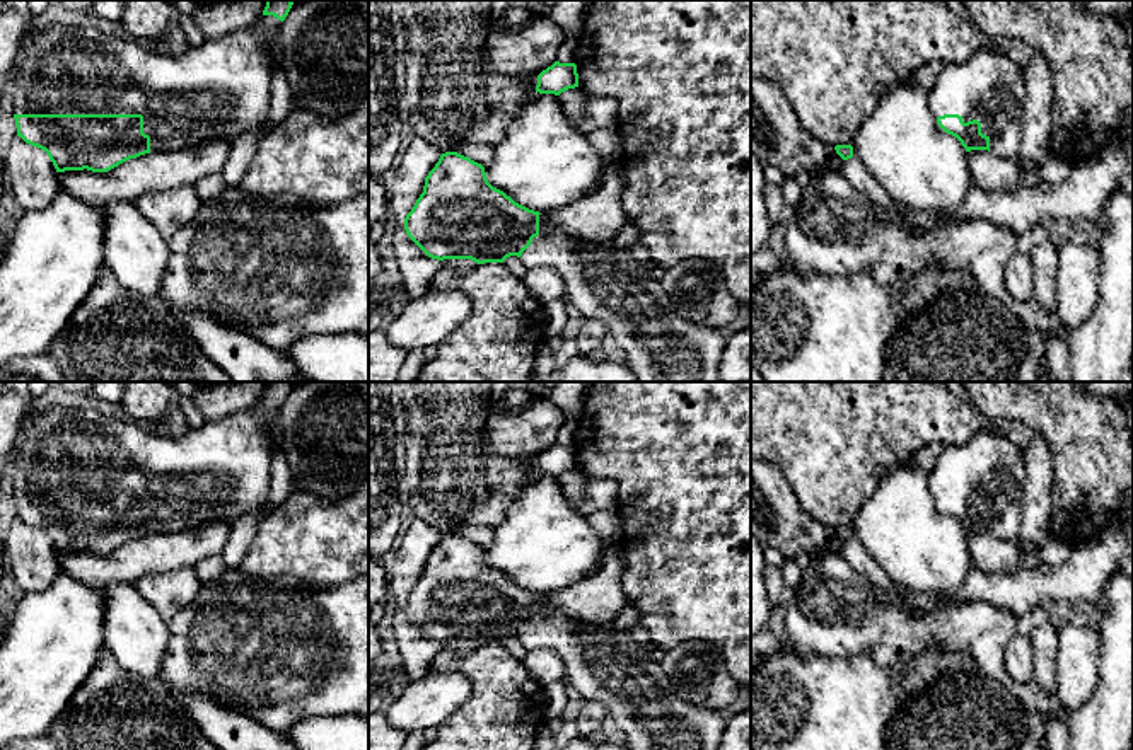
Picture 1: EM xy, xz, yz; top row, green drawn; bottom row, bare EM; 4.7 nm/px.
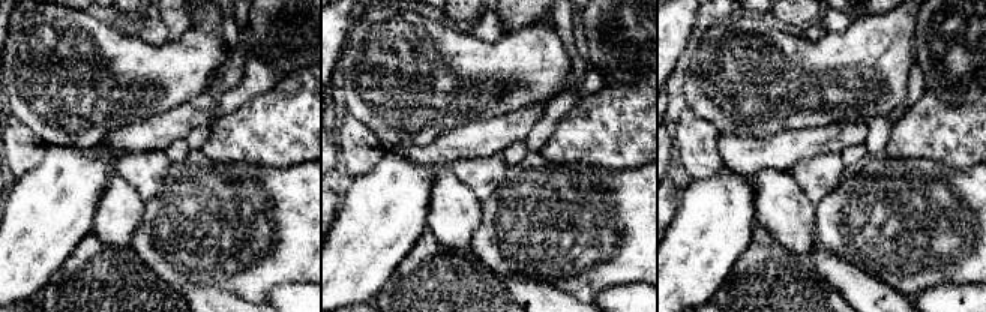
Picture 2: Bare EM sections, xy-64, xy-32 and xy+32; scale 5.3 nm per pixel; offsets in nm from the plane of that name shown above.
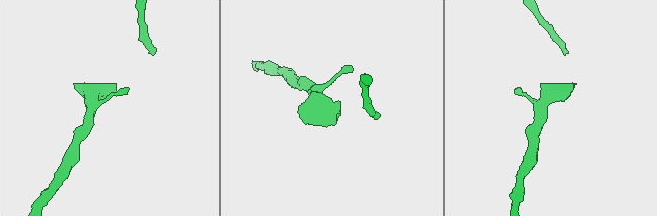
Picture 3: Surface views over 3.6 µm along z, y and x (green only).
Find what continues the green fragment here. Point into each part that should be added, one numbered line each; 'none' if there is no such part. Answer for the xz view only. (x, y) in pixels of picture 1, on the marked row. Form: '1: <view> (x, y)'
1: xz (610, 283)

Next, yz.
1: yz (990, 87)

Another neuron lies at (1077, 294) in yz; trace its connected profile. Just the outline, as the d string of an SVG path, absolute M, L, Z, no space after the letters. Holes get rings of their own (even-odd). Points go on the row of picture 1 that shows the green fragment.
M1073 235L1063 239L1056 251L1056 315L1072 331L1090 317L1099 300L1099 249Z

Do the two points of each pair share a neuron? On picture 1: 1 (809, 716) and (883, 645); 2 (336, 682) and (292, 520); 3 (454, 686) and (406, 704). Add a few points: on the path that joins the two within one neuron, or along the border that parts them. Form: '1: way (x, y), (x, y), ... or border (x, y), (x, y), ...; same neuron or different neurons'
1: border (828, 657), (867, 655), (881, 667), (910, 657); different neurons
2: border (270, 575), (294, 575), (316, 583), (350, 580); different neurons
3: way (442, 692), (418, 704); same neuron

